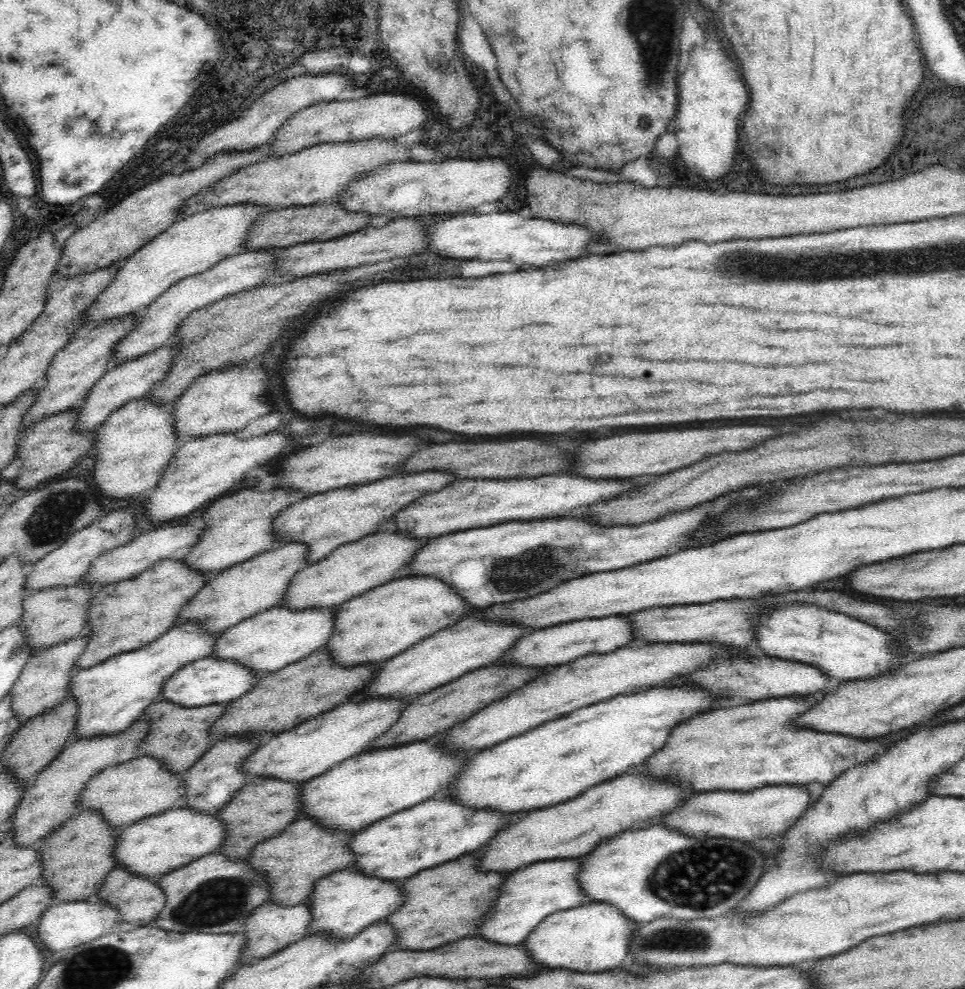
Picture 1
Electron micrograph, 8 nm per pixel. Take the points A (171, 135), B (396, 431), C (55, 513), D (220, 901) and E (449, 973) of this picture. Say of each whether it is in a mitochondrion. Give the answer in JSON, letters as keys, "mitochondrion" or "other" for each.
{"A":"other","B":"other","C":"mitochondrion","D":"mitochondrion","E":"other"}

